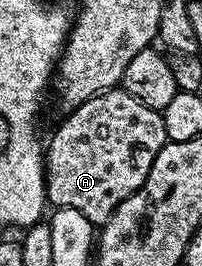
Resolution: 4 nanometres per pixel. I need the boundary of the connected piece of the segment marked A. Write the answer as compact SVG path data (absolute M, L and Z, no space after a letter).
M116 86L83 102L64 119L54 130L53 137L50 140L48 137L44 149L45 199L54 209L79 210L94 226L104 226L114 210L143 186L159 150L167 142L164 115Z

